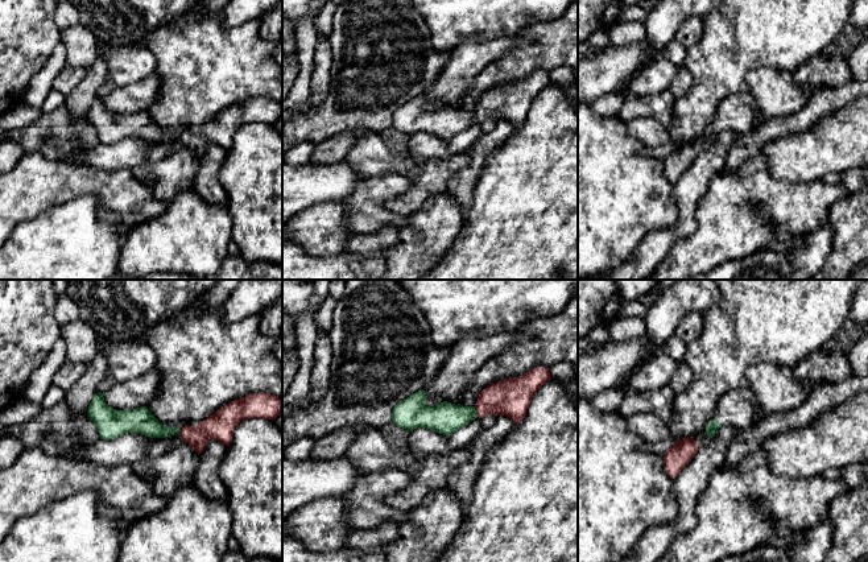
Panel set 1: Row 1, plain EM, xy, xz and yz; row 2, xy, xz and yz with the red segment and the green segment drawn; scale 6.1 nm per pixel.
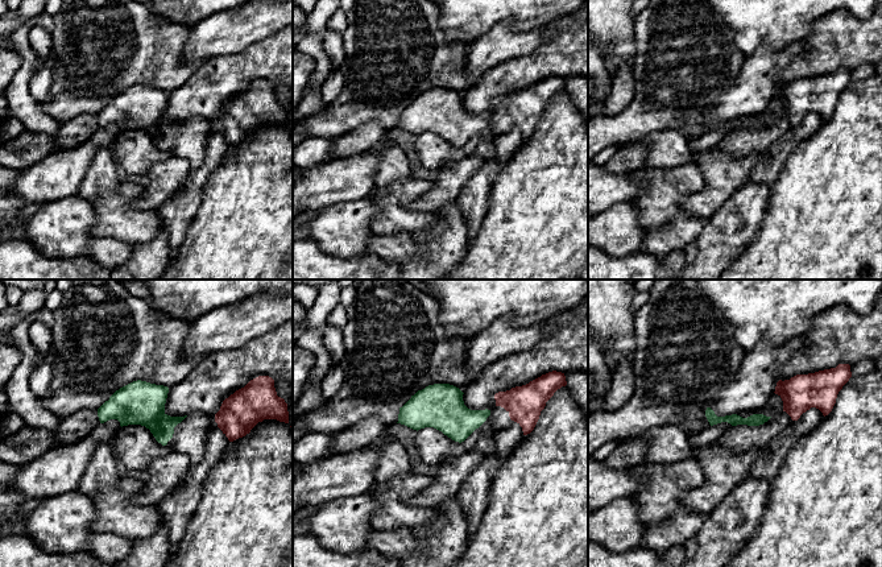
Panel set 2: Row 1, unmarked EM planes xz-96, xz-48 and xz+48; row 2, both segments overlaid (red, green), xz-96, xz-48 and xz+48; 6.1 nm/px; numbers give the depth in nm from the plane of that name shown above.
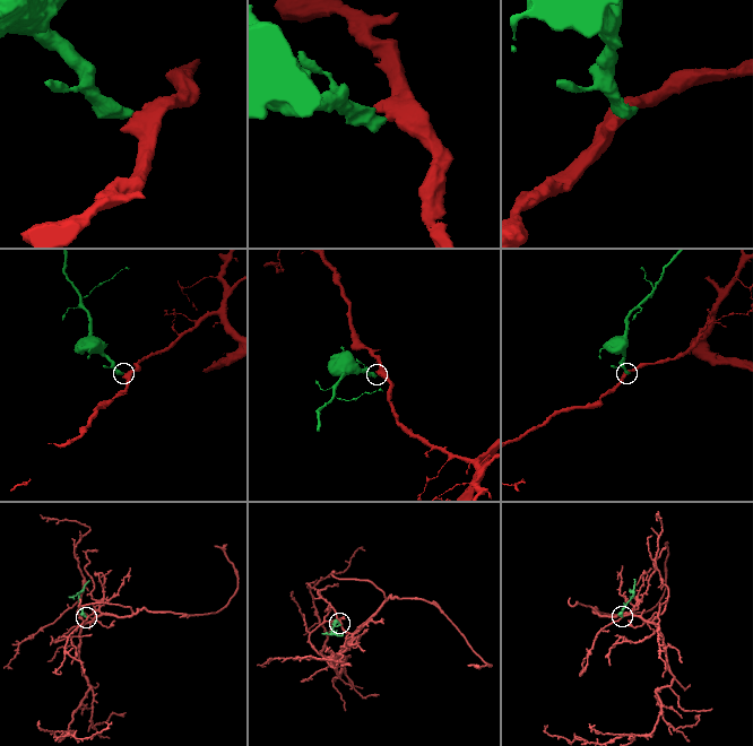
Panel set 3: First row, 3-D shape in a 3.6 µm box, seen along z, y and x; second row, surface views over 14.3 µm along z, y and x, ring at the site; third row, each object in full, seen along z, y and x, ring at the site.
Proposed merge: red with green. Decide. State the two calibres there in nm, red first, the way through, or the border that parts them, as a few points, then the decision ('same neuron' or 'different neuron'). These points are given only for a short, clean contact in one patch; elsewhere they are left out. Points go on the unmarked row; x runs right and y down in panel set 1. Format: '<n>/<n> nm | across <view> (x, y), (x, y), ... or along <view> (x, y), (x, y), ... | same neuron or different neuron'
240/190 nm | along xz (474, 111), (476, 120) | different neuron

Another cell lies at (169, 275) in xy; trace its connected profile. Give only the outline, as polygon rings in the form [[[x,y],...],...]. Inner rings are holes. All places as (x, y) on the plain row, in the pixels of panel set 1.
[[[166,272],[166,273],[153,273],[145,277],[140,278],[127,278],[121,273],[113,274],[109,280],[206,280],[207,277],[201,276],[191,276],[185,273],[174,273],[174,272]]]

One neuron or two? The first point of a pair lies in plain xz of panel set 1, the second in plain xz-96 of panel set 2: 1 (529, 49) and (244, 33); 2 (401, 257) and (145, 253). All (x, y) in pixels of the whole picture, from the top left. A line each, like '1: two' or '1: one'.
1: two
2: one

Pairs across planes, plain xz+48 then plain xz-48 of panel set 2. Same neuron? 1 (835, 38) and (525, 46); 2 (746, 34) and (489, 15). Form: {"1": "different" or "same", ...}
{"1": "different", "2": "same"}

